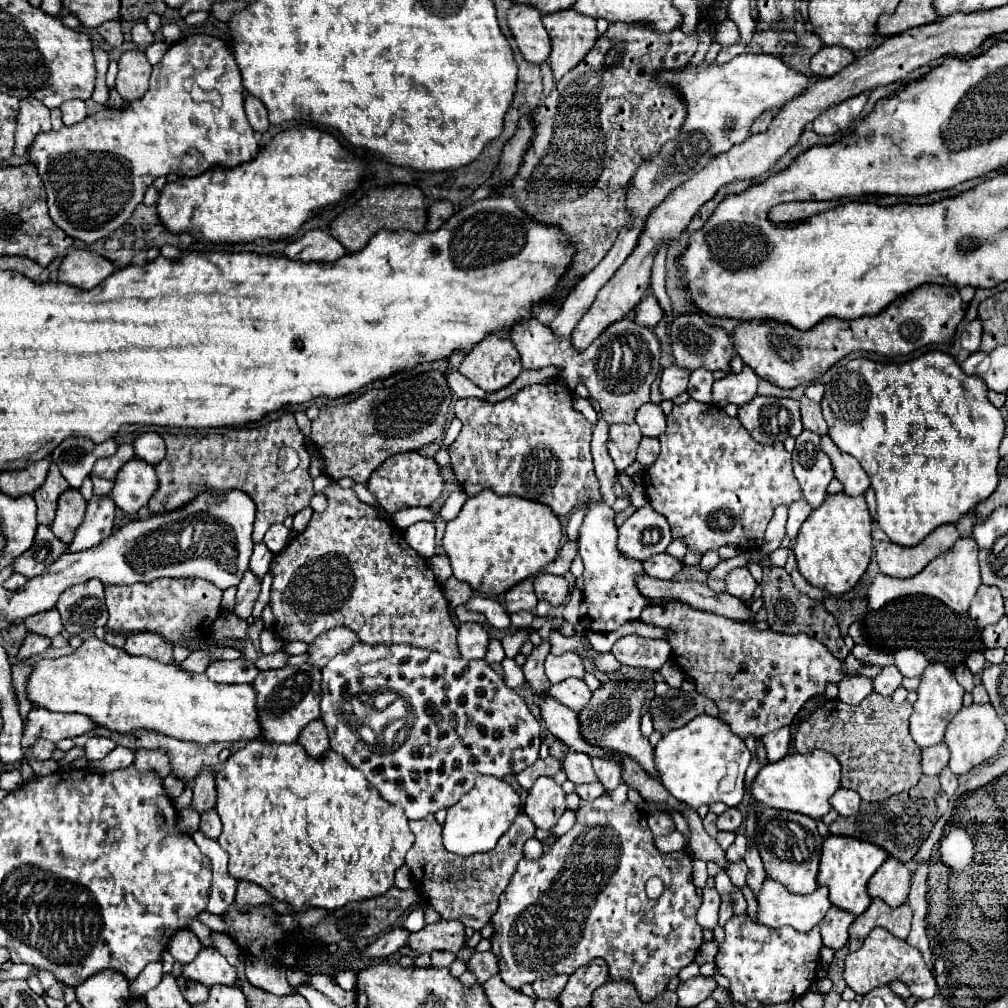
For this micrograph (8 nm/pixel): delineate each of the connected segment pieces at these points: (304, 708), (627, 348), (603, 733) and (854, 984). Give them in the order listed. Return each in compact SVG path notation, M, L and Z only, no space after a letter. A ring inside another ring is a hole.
M301 665L301 667L281 667L281 669L269 669L259 671L257 679L253 681L257 687L257 703L261 711L261 727L265 727L265 741L275 743L293 743L297 741L301 729L321 717L321 671L315 665Z
M631 315L611 323L585 351L577 351L571 337L559 339L547 325L539 323L537 319L523 319L521 323L515 323L509 329L507 339L521 355L523 369L541 371L551 365L563 367L561 377L569 389L575 389L575 385L581 381L599 403L601 419L605 419L609 425L633 423L637 409L649 403L651 383L661 369L661 349L655 333L649 327L639 325Z
M615 679L603 683L599 689L591 693L591 701L587 707L579 711L579 727L581 735L587 743L599 747L623 753L631 759L635 759L649 775L653 775L655 781L659 781L659 771L655 765L655 747L649 743L647 737L641 733L641 711L647 701L649 683L647 681L635 681L635 679Z
M875 927L867 935L863 947L859 951L847 955L845 969L843 969L843 979L855 993L861 993L861 995L867 995L871 989L883 987L883 985L897 979L897 981L901 981L909 987L909 991L915 999L933 997L935 995L935 985L937 985L935 977L927 969L921 953L915 947L911 947L907 941L901 941L895 935L891 935L889 931L885 931L883 927Z

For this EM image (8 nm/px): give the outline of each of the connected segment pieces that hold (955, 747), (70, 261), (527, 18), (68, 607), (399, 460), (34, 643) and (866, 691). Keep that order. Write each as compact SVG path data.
M973 703L971 707L963 707L951 719L951 723L947 727L947 733L945 733L945 743L949 745L949 751L951 751L951 759L949 759L951 771L955 775L965 775L973 767L981 765L987 759L991 759L999 751L999 747L1003 745L1005 735L1007 735L1005 725L989 703L985 703L985 705Z
M69 251L59 267L57 279L77 289L93 289L115 271L113 263L91 251Z
M515 3L507 13L511 33L521 53L525 55L525 59L537 65L545 63L551 55L551 37L547 35L541 19L543 13L537 7L529 7L525 3Z
M89 579L89 583L69 587L57 601L57 611L61 613L65 631L71 635L83 635L91 629L105 627L107 607L103 583L99 579Z
M417 451L391 455L385 463L381 463L369 477L367 489L377 497L379 505L385 511L401 511L409 507L421 507L435 503L445 493L445 479L441 475L441 467L433 457L421 457Z
M27 635L25 641L23 641L23 647L21 647L21 651L17 653L15 659L17 661L25 661L25 659L31 659L31 657L39 657L49 647L51 647L49 639L39 637L39 635Z
M855 675L855 677L845 679L845 683L839 683L837 699L843 703L849 703L849 705L859 705L871 693L873 693L873 679Z

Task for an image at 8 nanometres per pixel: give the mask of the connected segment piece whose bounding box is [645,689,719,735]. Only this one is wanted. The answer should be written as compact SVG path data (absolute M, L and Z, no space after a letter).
M669 689L667 695L663 697L653 697L647 701L645 711L653 713L653 723L655 729L659 729L663 735L669 733L675 727L681 727L695 719L701 713L707 713L711 717L717 717L717 705L695 691L681 691L681 689Z

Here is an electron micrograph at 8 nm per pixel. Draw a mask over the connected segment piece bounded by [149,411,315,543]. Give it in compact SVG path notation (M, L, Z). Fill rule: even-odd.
M291 411L255 429L231 429L227 433L207 435L163 433L163 439L167 445L167 455L163 461L153 465L159 481L159 487L149 501L149 509L153 513L173 511L191 501L203 489L243 489L257 505L253 543L261 543L269 525L283 523L285 517L309 507L309 499L315 495L313 477L309 475L309 453L305 449L305 437L299 431ZM285 447L299 455L299 467L289 473L281 471L277 465L279 451Z

